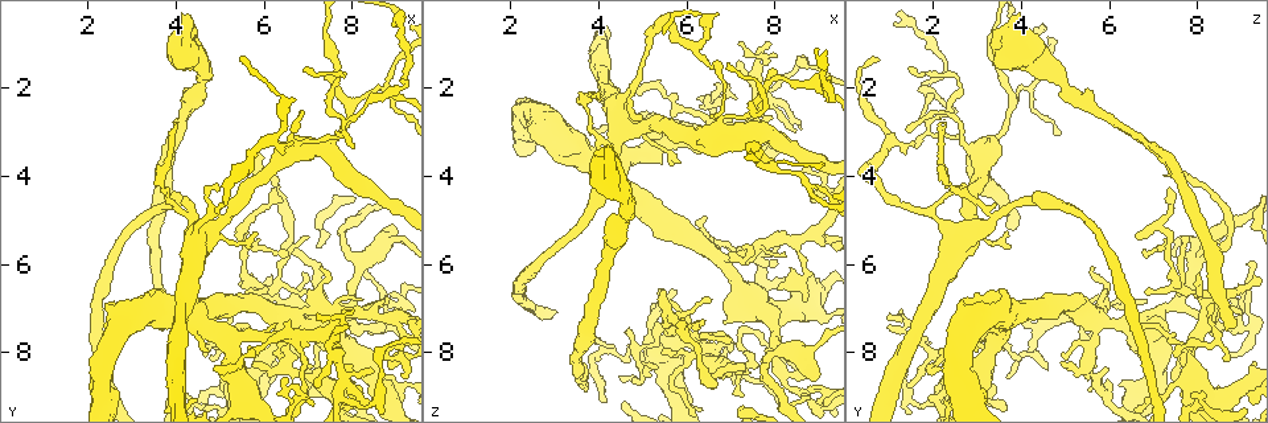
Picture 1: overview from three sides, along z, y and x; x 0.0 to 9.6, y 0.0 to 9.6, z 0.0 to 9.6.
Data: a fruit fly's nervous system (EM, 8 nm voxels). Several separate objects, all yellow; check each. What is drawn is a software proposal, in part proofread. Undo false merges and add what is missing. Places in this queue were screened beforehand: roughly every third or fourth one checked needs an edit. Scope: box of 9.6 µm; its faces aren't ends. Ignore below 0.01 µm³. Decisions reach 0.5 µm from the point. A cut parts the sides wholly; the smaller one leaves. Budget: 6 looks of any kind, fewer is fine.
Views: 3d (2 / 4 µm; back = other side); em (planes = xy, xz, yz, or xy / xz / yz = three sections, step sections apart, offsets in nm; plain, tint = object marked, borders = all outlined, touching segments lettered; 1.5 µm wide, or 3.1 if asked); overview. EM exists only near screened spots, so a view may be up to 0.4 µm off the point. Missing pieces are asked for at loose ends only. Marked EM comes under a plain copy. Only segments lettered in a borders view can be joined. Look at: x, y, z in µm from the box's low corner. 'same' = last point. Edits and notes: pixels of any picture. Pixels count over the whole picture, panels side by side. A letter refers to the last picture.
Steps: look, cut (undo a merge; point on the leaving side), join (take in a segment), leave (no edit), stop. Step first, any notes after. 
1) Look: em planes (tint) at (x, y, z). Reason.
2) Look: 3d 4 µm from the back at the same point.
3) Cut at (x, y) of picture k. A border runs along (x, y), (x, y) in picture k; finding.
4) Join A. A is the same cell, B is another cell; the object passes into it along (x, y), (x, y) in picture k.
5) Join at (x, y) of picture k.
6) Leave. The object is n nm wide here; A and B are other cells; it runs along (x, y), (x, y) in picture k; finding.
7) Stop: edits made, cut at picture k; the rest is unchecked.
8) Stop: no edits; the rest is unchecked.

Look: 3d 2 µm from the back at (6.50, 8.20, 5.45). Narrows sharply.

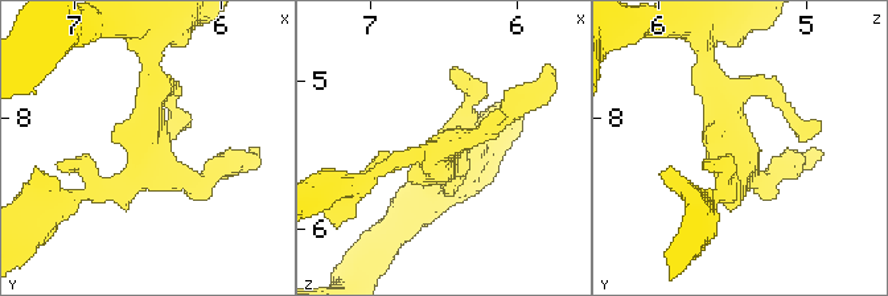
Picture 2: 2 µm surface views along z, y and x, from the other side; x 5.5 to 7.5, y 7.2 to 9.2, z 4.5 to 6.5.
Look: em yz step 8 (borders) at (6.50, 8.22, 5.50).

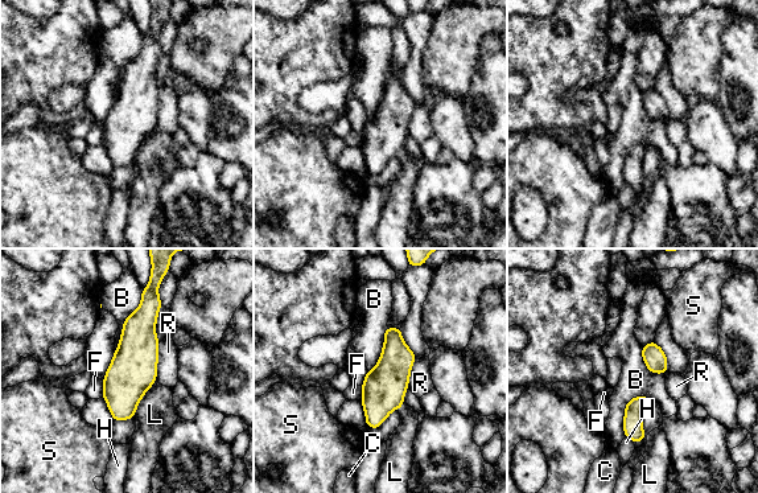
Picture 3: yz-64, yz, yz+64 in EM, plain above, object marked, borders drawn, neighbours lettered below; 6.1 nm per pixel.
Look: em planes (borders) at the same point.

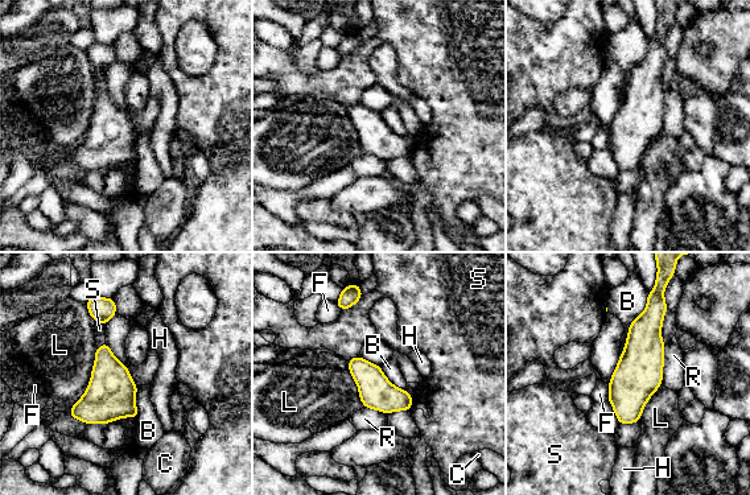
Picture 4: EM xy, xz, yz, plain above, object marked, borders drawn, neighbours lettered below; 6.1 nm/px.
Leave. B, C, F, H, L, R and S are other cells; it runs along (652, 302), (643, 358), (622, 420) in picture 4; continuous, no second neuron.

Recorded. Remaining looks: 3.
Look: em xz step 8 (borders) at (4.00, 2.80, 2.30). Long arm stops here.

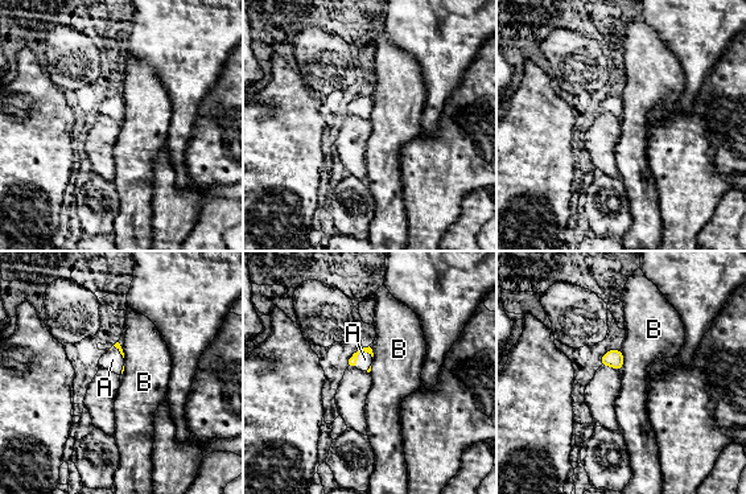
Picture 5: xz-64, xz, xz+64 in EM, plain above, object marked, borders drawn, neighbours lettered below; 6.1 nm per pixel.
Look: em planes (borders) at the same point. Cut it another way.

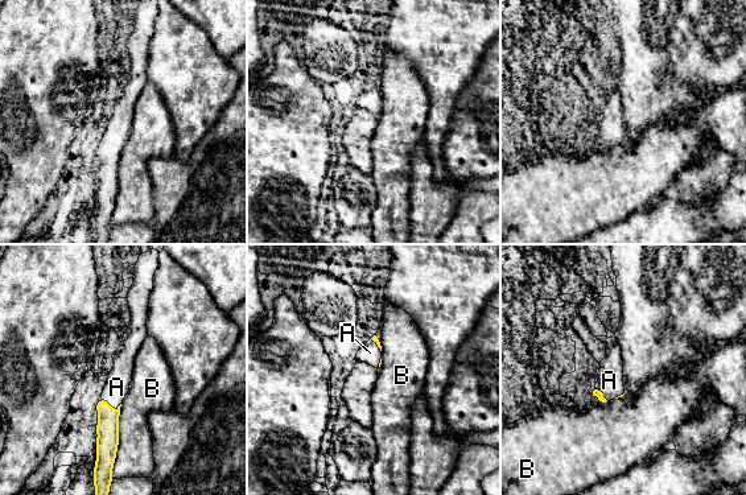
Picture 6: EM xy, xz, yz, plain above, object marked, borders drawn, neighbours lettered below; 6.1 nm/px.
Join at (116, 387) of picture 6. The longest contact is with B, 360 nm; A is the same cell, B is another cell; the object passes into it along (107, 427), (110, 407), (116, 387) in picture 6; the neuron continues.

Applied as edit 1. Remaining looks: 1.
Stop: edits made, join at picture 6; the rest is unchecked.

